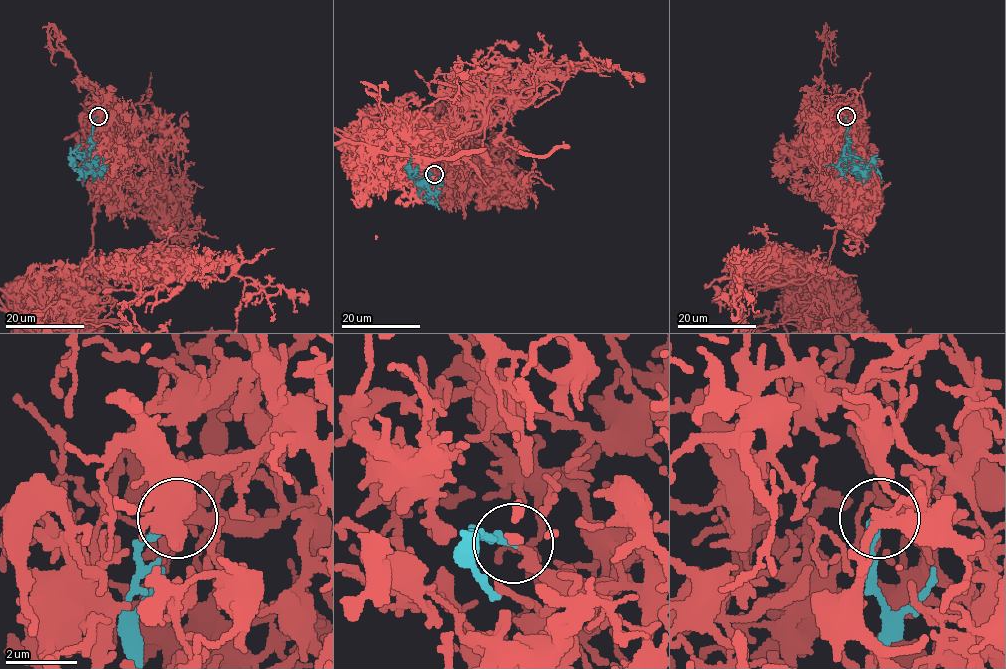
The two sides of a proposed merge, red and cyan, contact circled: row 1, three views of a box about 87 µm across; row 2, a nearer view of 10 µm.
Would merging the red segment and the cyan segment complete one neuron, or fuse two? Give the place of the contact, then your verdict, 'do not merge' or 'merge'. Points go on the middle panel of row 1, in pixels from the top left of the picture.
at (434, 174); merge

